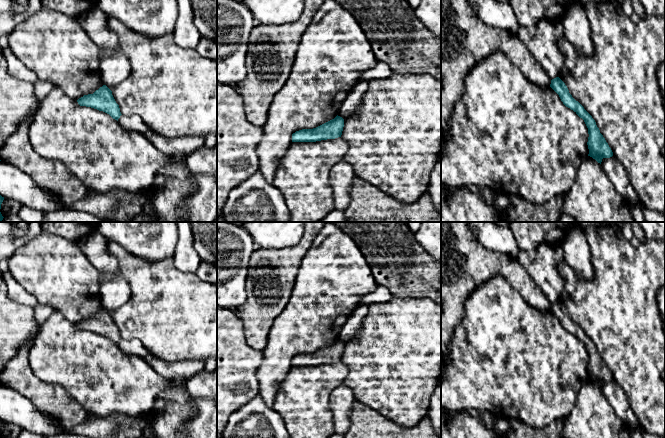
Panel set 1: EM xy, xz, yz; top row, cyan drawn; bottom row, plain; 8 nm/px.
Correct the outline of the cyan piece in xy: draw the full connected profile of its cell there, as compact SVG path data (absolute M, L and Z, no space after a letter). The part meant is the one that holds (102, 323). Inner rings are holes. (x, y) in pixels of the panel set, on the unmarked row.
M106 309L100 311L93 318L84 319L79 322L77 326L80 330L91 331L103 335L117 345L122 339L119 329L112 319L112 315Z

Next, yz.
M556 301L551 304L550 311L559 319L561 325L566 331L573 334L584 344L589 358L587 366L589 373L588 380L592 381L600 388L603 382L612 381L613 376L603 359L600 357L595 344L584 333L584 331L572 321L565 307L559 301Z

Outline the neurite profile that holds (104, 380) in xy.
M57 311L45 320L34 337L28 362L40 380L62 387L85 412L99 417L112 414L140 416L151 411L156 397L167 389L167 379L156 373L143 359L125 354L117 344L103 335L80 330L77 324Z

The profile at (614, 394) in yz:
M614 381L603 382L601 389L618 418L628 427L640 427L639 421L630 406L627 395Z

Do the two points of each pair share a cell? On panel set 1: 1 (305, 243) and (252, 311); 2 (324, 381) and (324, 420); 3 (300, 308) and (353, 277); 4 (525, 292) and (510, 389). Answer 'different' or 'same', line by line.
1: same
2: same
3: same
4: different

